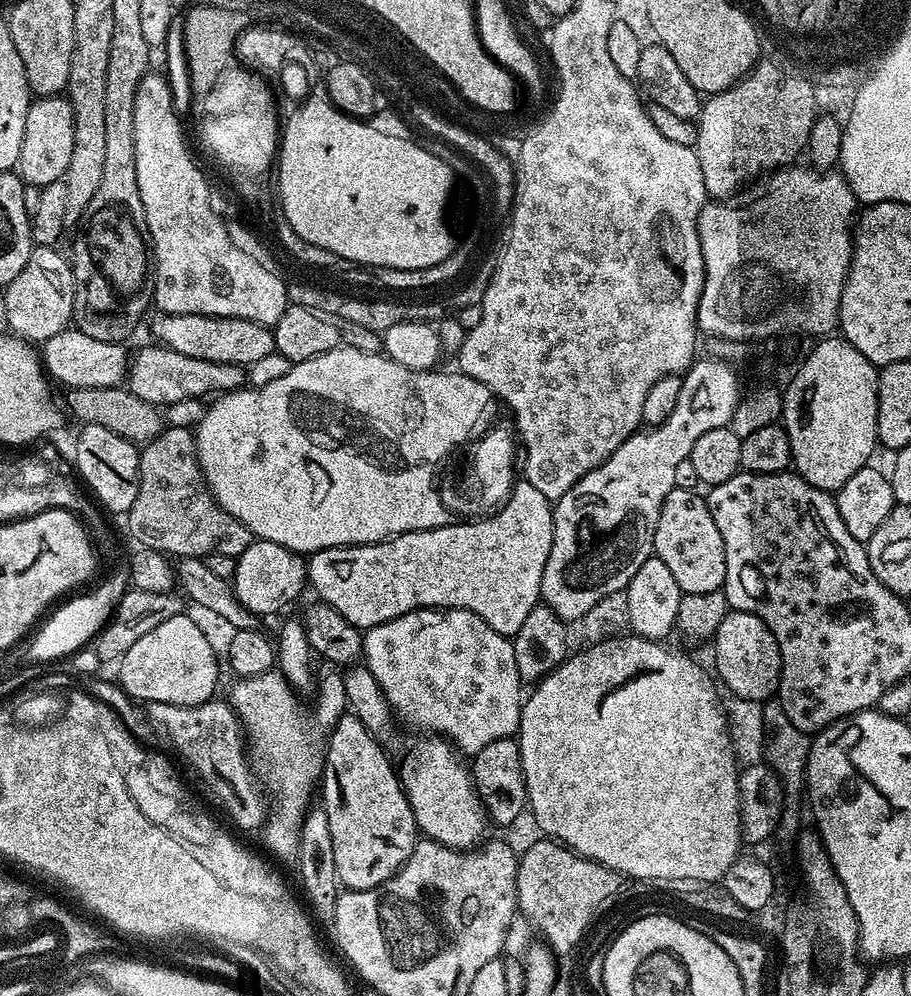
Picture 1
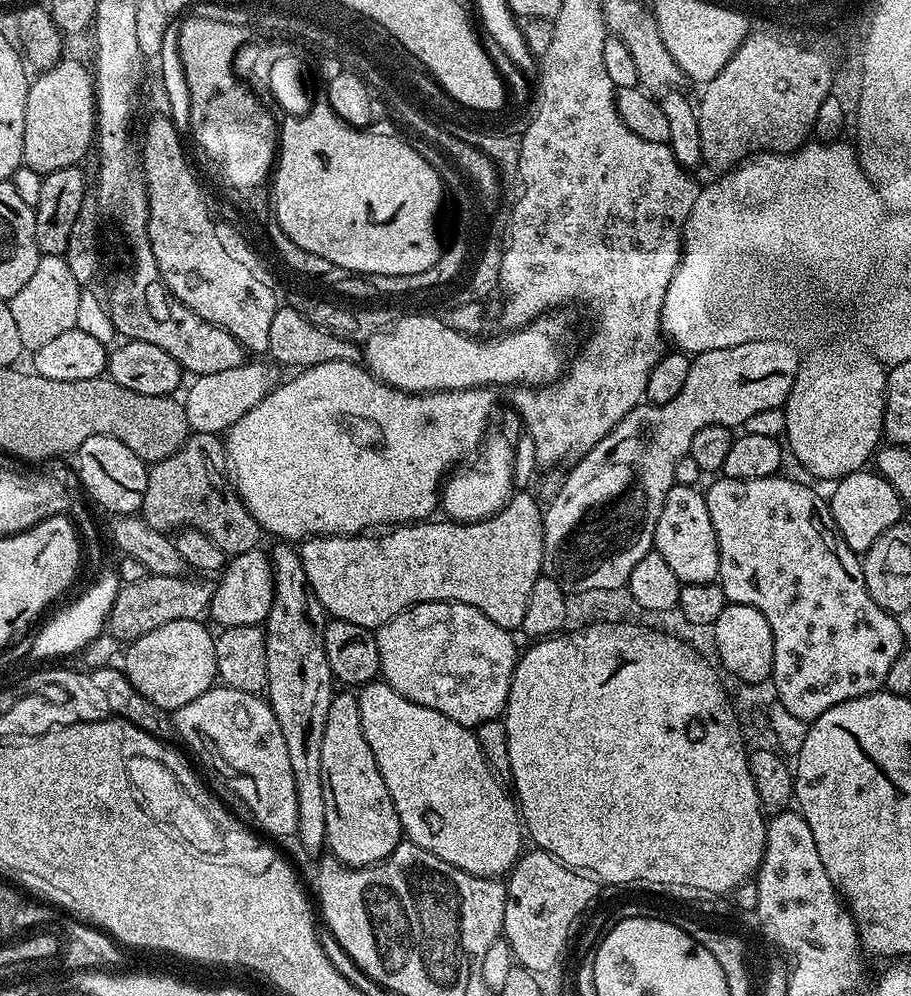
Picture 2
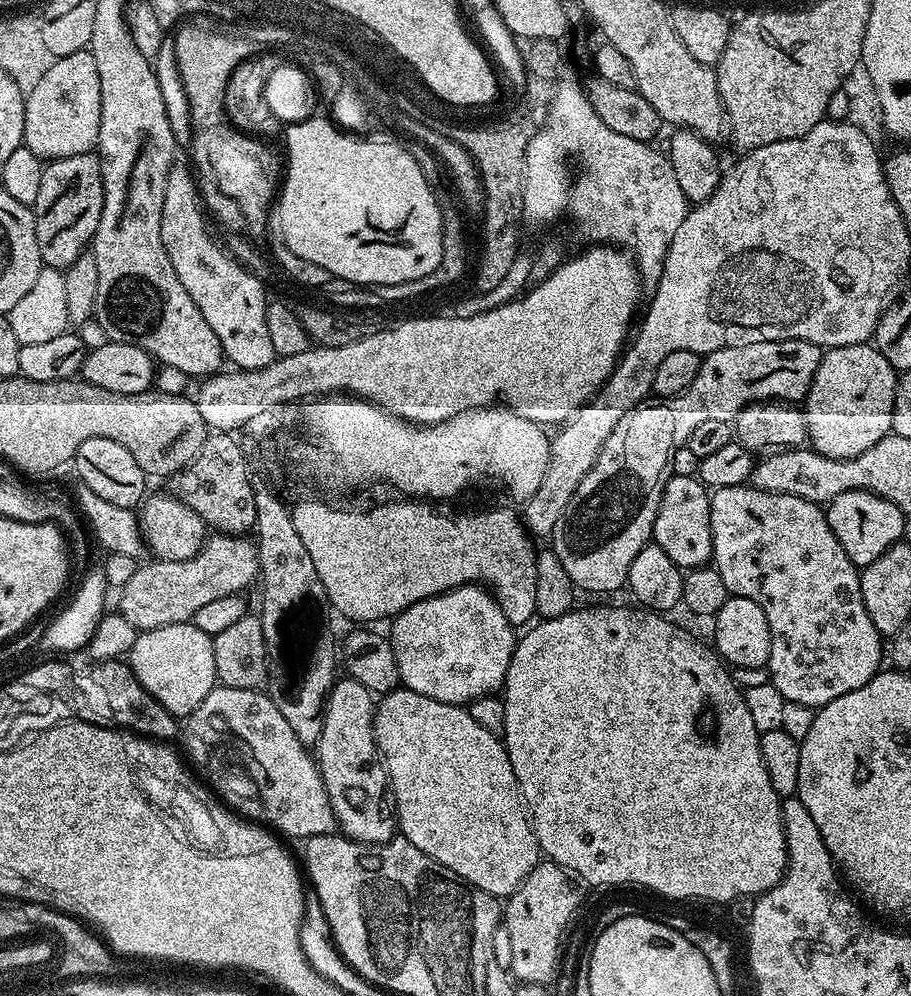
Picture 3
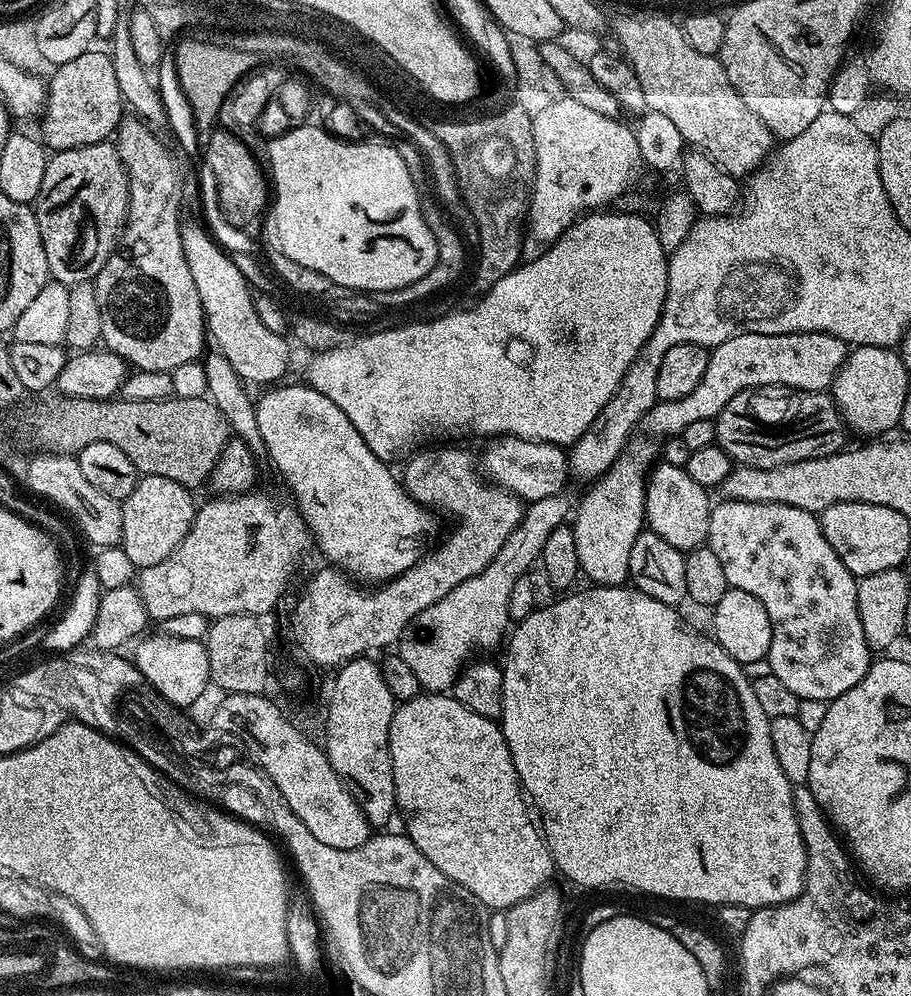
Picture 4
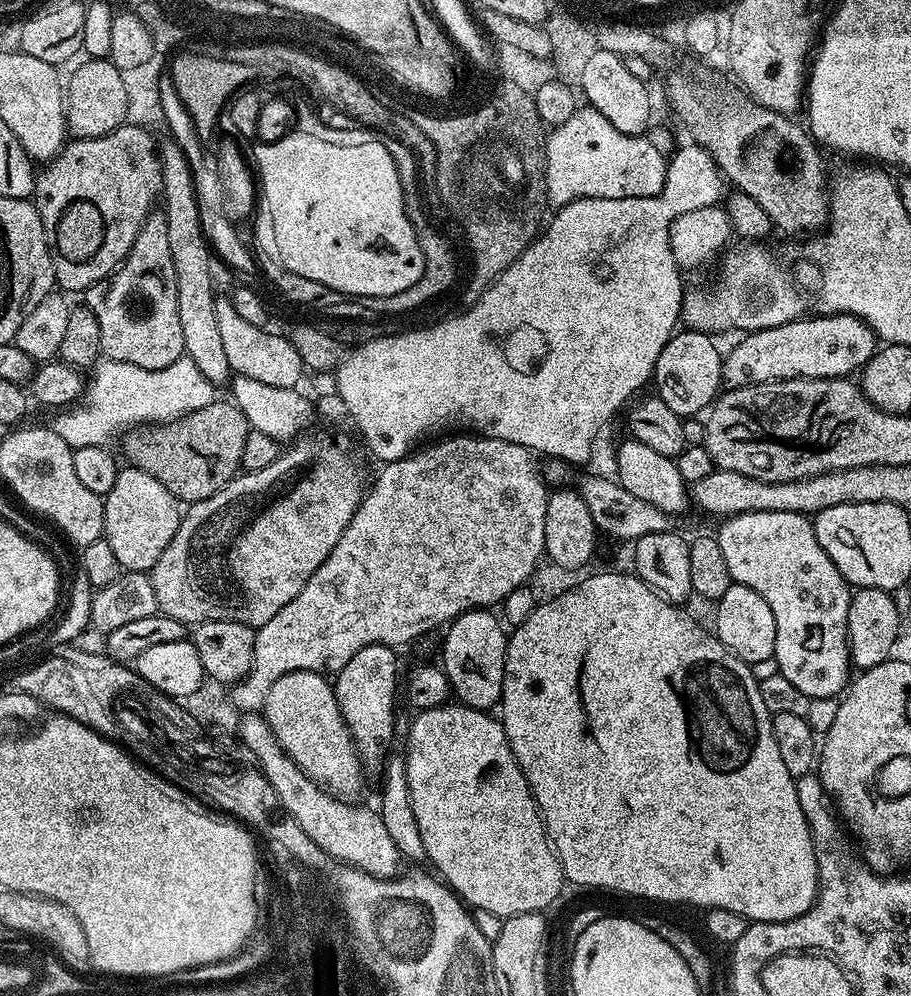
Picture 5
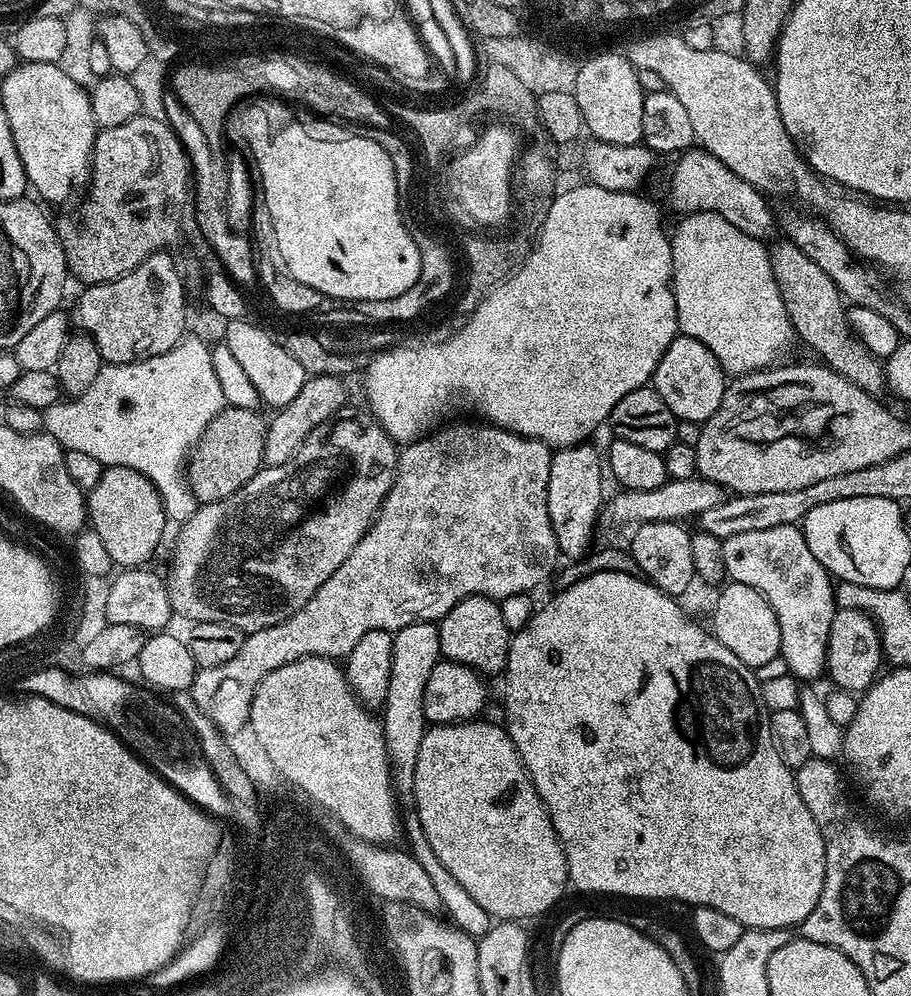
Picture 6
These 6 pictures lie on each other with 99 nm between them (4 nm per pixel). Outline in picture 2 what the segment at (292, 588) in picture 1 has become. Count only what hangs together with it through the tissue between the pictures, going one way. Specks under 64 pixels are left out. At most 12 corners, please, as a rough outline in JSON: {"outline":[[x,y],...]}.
{"outline":[[269,553],[231,557],[210,616],[221,629],[260,626],[274,602]]}

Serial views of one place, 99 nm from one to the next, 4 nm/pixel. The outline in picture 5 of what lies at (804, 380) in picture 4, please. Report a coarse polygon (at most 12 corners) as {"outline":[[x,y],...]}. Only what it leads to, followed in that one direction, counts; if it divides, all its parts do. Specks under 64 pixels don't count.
{"outline":[[841,312],[763,328],[724,356],[728,388],[848,378],[878,351]]}

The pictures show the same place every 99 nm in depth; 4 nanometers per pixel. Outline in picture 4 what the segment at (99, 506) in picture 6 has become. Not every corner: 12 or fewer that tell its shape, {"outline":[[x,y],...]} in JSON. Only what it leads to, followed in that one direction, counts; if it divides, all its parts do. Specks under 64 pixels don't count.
{"outline":[[141,475],[122,501],[136,569],[186,538],[198,500],[170,478]]}

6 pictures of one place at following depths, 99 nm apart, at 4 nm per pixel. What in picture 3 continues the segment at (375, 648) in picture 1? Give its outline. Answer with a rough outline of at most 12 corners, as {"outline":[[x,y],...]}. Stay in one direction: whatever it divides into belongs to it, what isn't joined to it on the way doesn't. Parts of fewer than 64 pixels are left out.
{"outline":[[473,582],[418,611],[424,695],[463,705],[503,685],[518,632]]}

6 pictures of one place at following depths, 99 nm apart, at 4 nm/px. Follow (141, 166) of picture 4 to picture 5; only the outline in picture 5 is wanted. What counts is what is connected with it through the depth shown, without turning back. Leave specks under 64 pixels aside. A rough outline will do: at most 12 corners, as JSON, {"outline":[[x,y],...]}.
{"outline":[[163,211],[86,293],[107,359],[185,355]]}

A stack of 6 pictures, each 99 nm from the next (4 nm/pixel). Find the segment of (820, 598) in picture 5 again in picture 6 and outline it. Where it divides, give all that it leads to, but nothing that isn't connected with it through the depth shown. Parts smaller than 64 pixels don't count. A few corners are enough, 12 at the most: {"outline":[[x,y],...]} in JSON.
{"outline":[[803,527],[724,541],[724,570],[778,618],[799,681],[826,672],[833,577]]}

